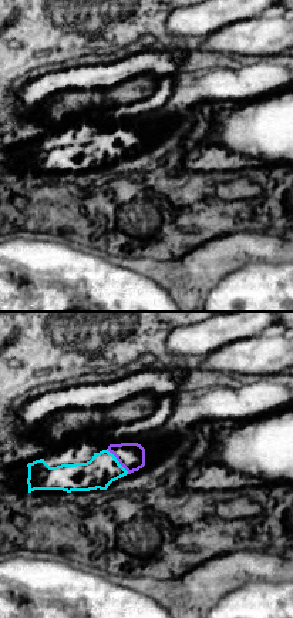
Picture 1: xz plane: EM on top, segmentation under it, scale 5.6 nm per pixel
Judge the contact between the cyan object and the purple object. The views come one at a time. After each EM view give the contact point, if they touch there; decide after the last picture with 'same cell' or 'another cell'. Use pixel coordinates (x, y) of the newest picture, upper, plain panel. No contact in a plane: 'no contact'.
(118, 143)

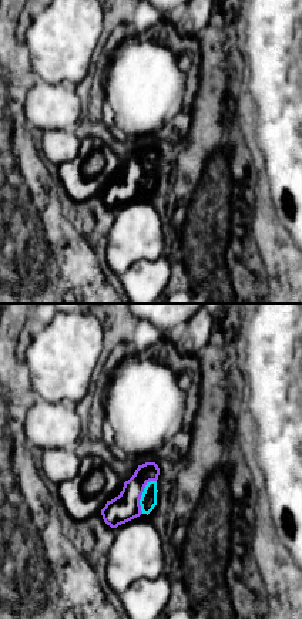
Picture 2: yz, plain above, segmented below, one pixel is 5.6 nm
(143, 175)

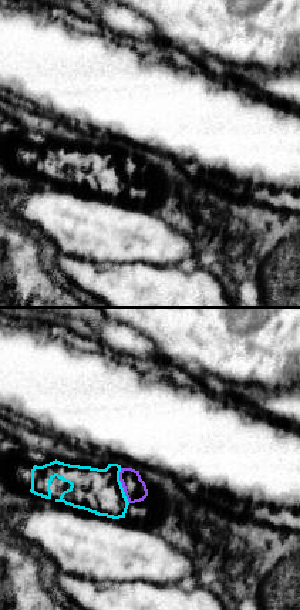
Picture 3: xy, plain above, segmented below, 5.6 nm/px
(121, 167)

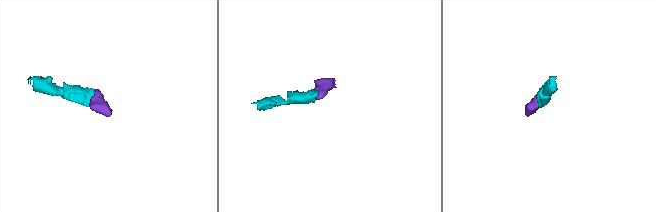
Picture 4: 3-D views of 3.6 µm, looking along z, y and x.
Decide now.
same cell

